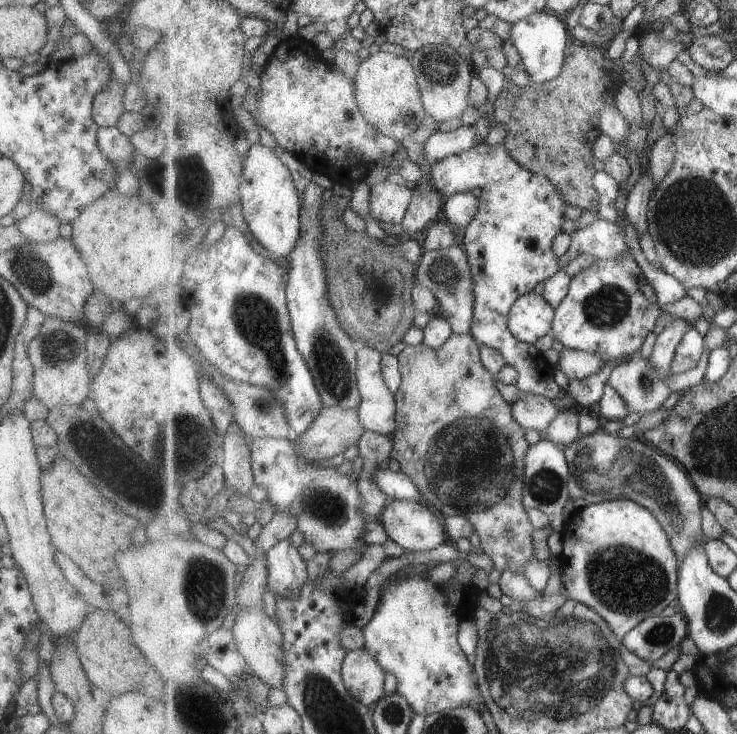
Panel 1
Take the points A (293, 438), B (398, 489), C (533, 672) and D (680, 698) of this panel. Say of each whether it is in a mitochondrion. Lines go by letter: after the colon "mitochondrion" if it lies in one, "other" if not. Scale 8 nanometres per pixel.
A: other
B: other
C: mitochondrion
D: other

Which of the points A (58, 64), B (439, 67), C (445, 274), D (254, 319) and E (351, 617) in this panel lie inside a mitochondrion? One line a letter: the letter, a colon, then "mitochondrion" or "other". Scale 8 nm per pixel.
A: other
B: mitochondrion
C: mitochondrion
D: mitochondrion
E: other

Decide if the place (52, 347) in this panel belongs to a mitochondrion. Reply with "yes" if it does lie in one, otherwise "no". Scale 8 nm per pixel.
yes

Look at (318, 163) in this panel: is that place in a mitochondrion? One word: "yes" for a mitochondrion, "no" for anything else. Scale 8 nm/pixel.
no

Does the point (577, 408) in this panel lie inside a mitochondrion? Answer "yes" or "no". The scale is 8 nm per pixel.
no

